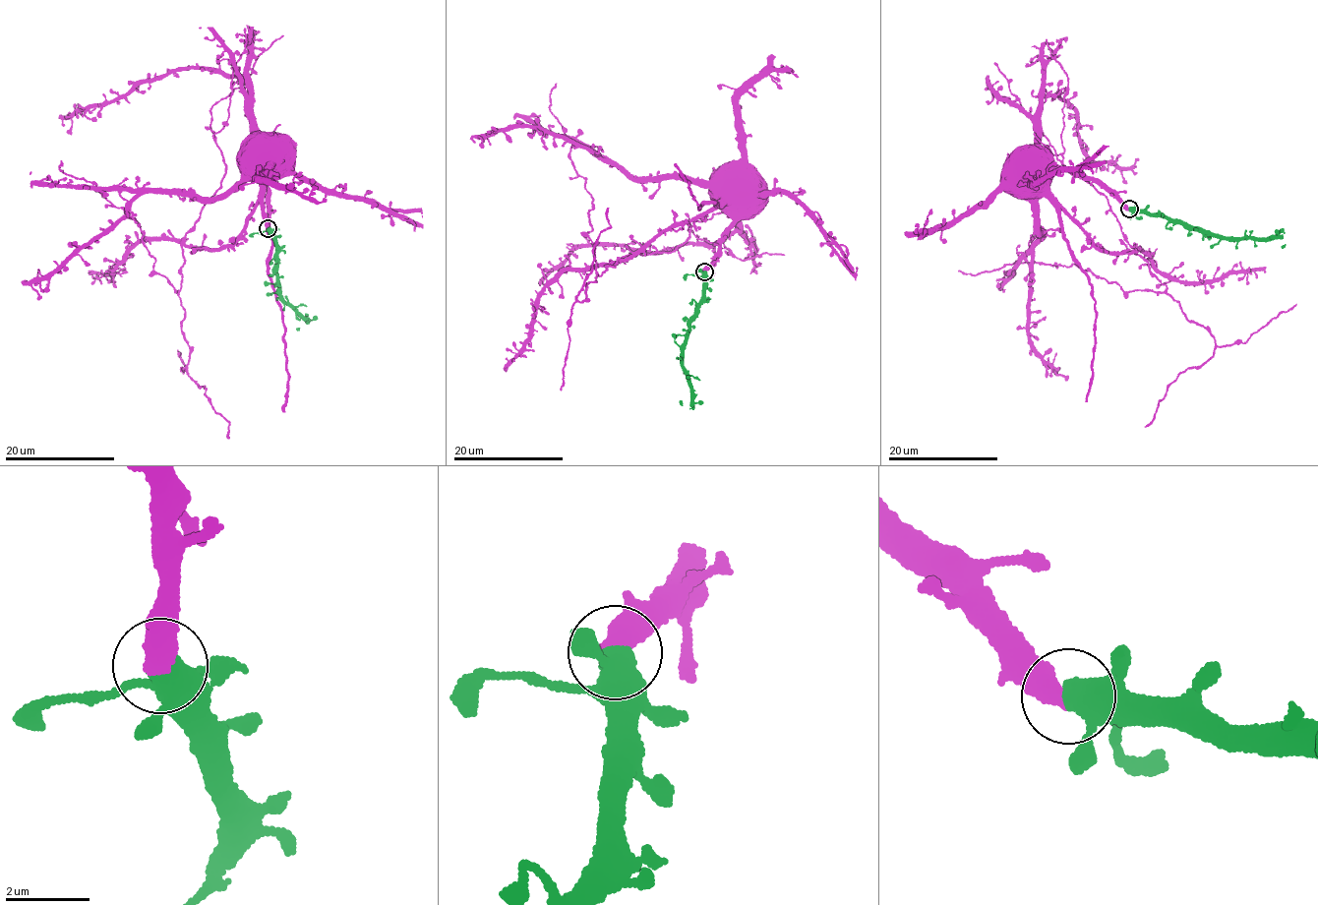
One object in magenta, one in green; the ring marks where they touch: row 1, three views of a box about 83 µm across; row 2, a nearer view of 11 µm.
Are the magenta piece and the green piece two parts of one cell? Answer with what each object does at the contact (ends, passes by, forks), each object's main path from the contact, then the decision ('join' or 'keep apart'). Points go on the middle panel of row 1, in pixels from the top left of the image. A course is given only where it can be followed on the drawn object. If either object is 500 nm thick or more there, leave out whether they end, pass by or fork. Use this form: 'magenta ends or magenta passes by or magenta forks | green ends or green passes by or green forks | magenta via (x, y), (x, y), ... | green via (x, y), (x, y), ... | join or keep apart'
magenta via (703, 271), (718, 246), (718, 240), (732, 223), (729, 179), (732, 174) | green via (703, 271), (702, 303), (690, 321), (684, 351), (684, 372), (689, 386), (691, 404), (682, 404), (680, 400) | join

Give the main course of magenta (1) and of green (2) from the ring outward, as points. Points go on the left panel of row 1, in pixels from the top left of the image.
1: (268, 228), (263, 183), (269, 165), (254, 142), (252, 147), (257, 151)
2: (268, 228), (278, 249), (274, 267), (281, 294), (306, 322), (297, 330)

